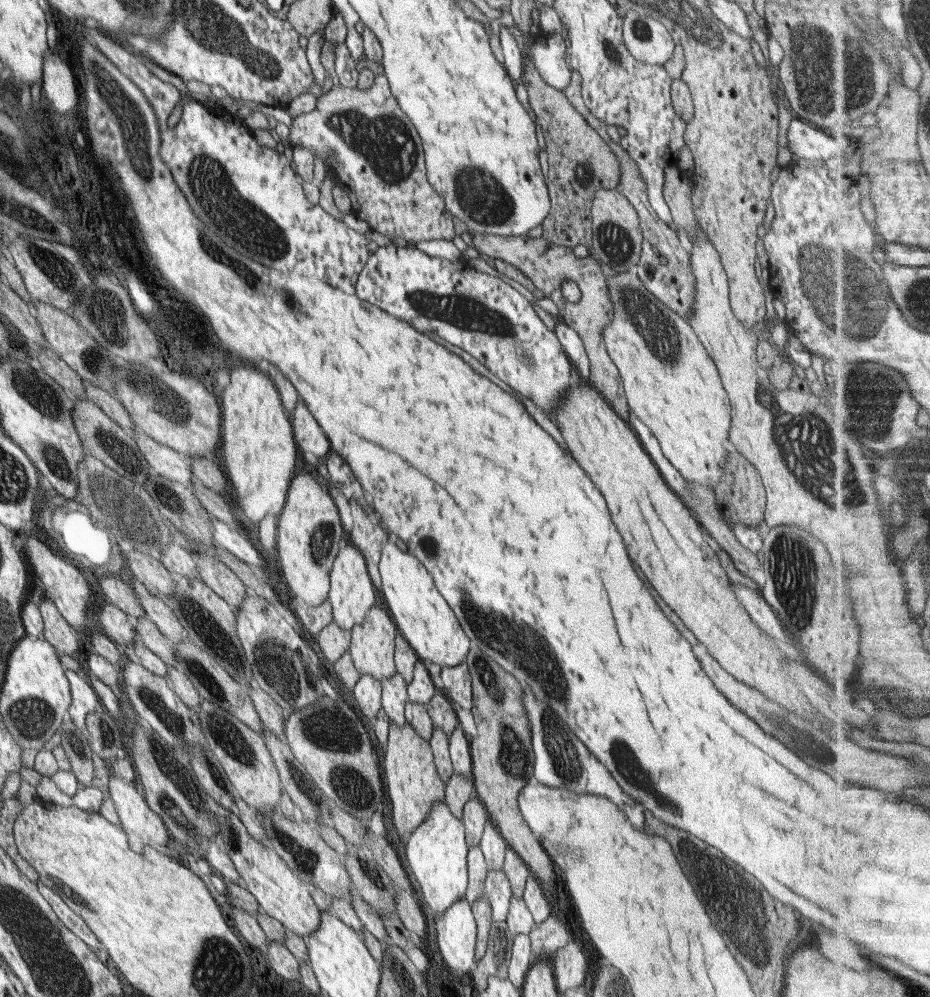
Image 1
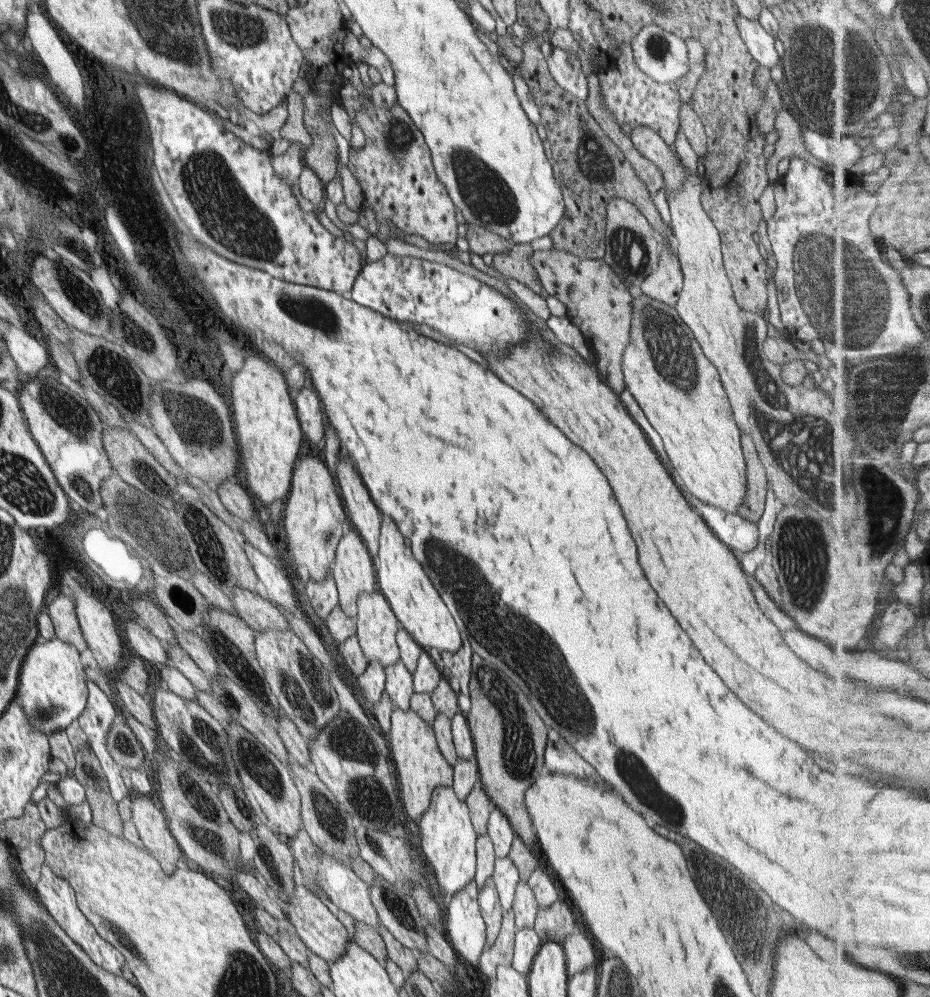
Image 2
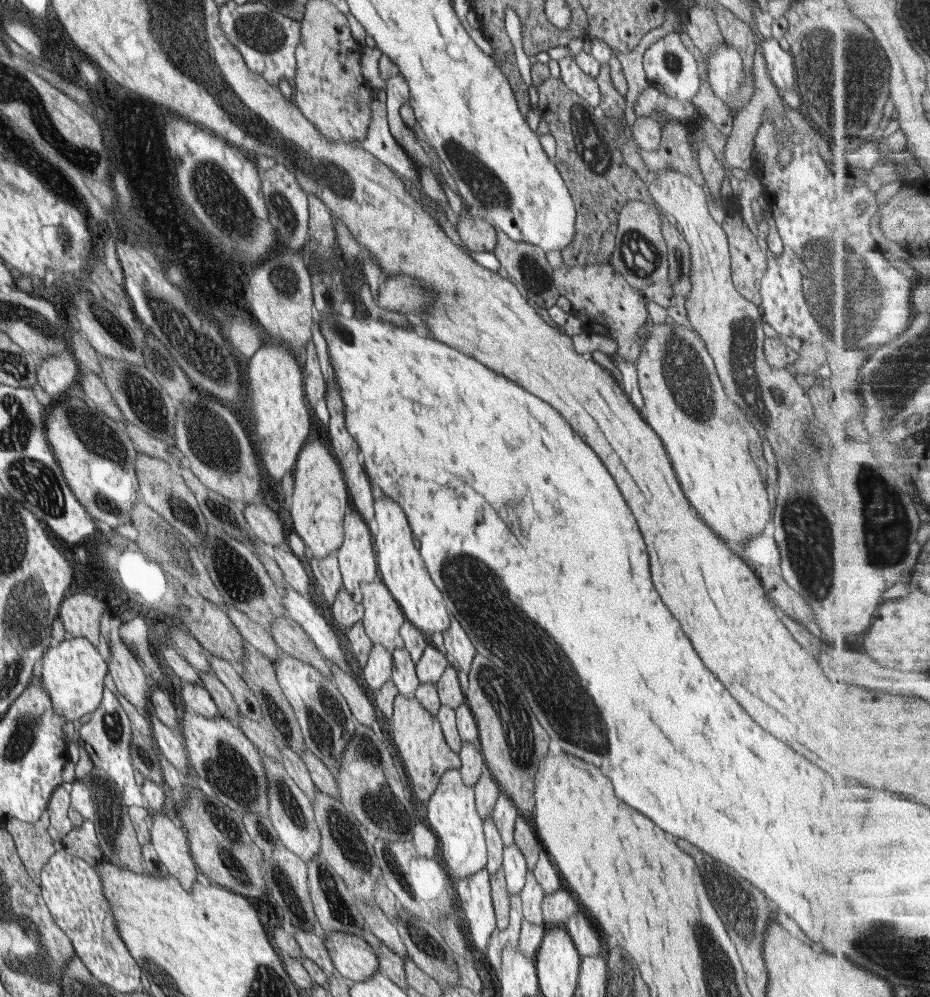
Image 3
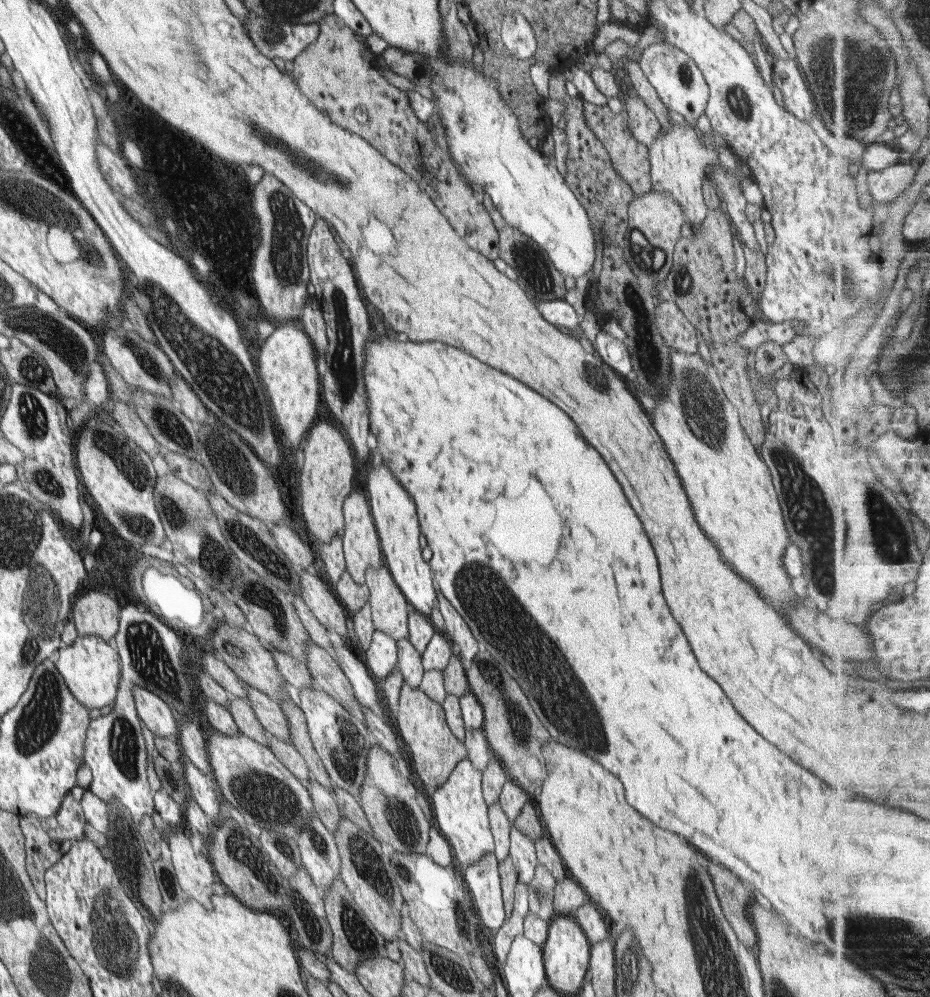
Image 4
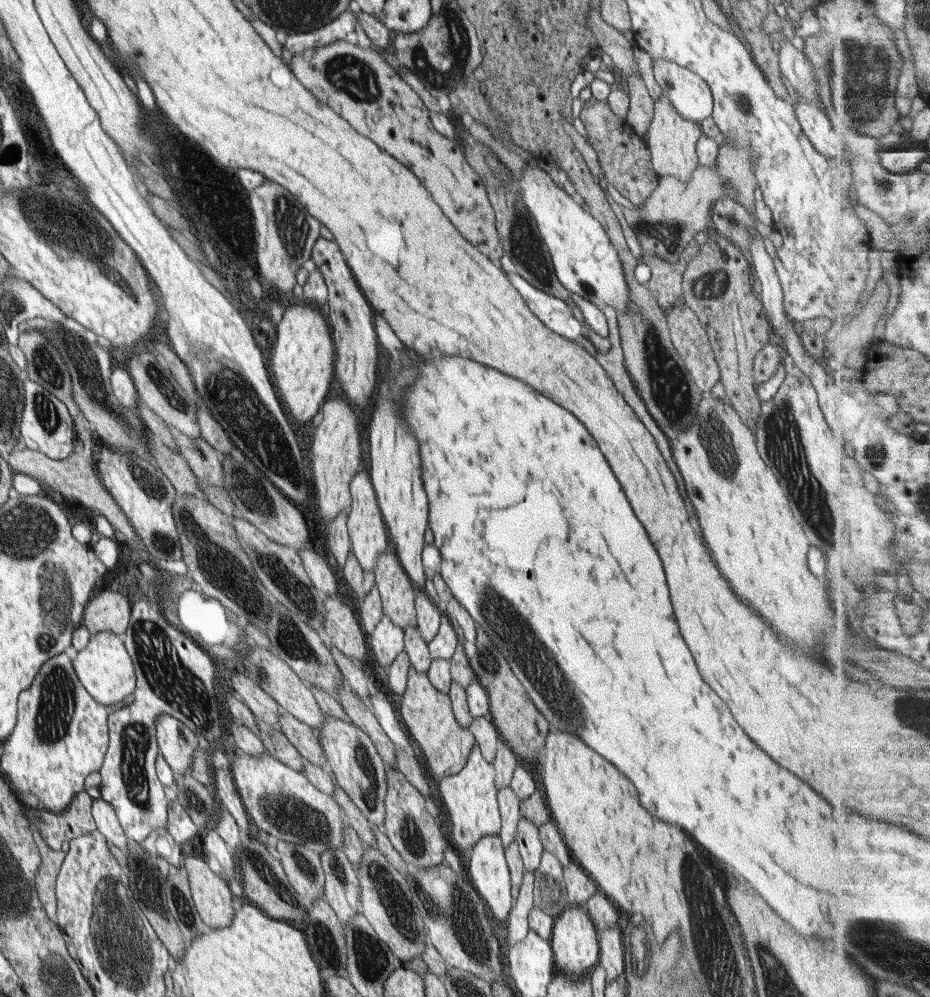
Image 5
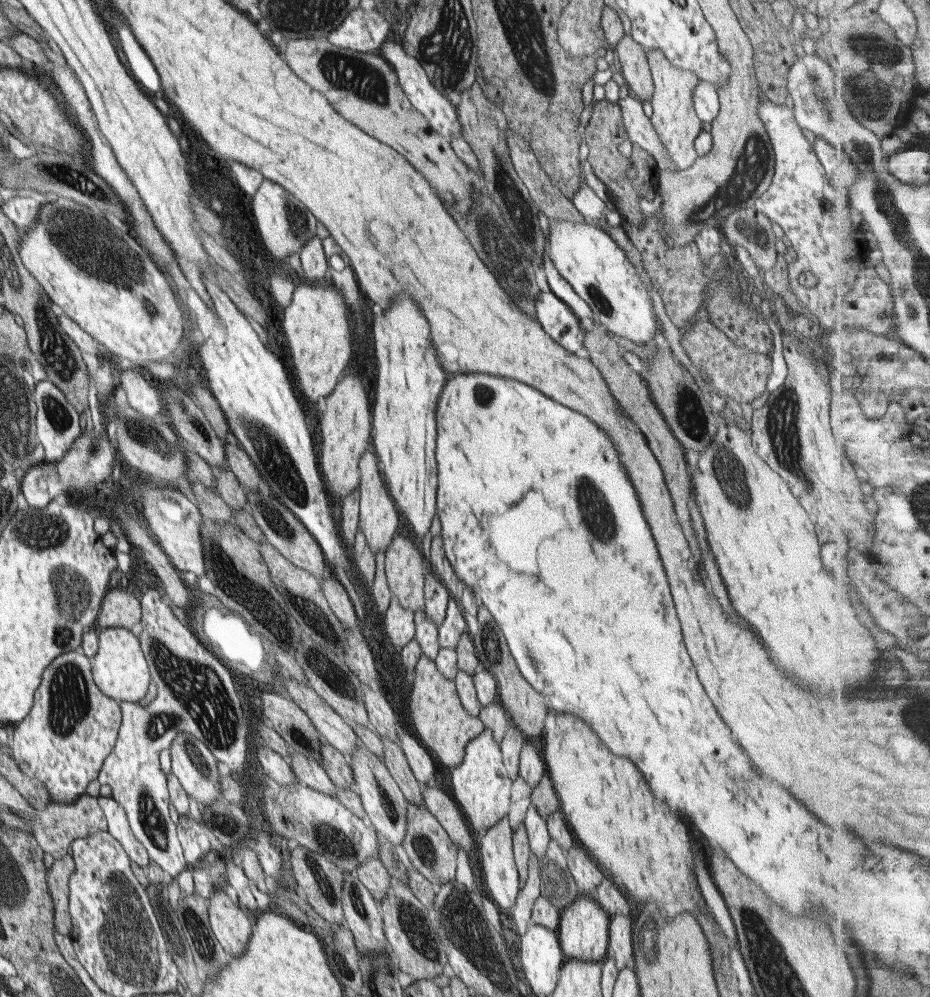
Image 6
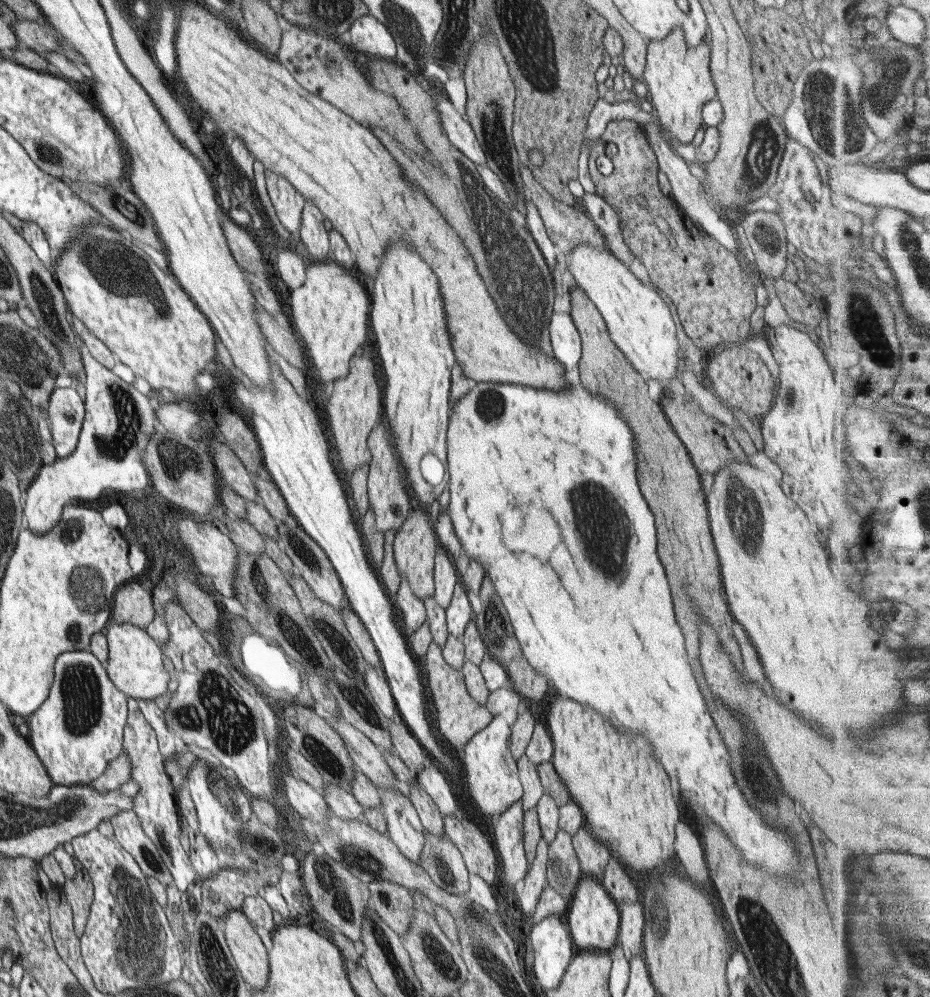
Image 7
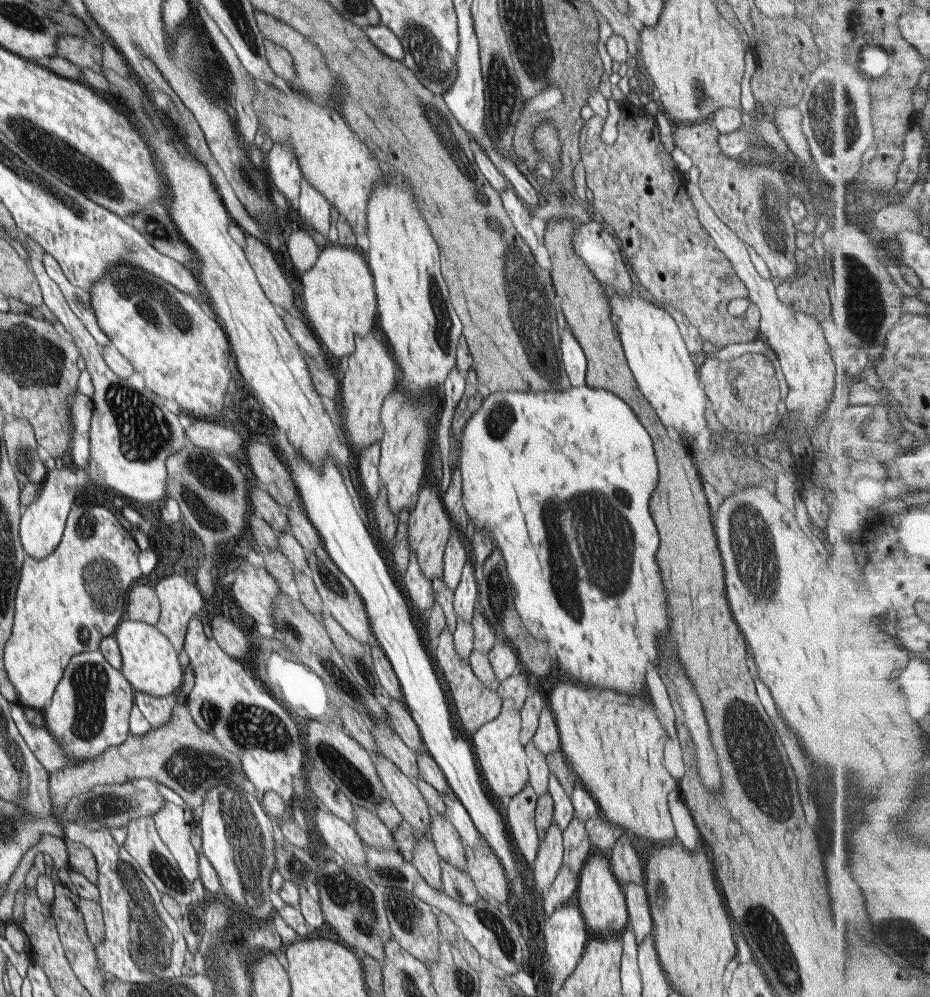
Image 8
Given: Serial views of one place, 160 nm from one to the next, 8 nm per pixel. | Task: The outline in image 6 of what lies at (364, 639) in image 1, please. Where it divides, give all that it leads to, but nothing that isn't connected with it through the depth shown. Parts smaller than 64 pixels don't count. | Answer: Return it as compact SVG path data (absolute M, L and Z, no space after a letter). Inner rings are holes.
M397 533L386 548L384 564L388 586L401 605L414 612L424 609L424 583L428 569L421 546L414 544L412 536Z

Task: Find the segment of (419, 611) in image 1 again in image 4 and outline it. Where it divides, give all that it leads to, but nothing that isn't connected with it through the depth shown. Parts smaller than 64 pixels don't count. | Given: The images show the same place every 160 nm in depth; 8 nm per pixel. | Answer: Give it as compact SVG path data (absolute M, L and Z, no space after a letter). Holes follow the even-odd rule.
M374 457L366 476L366 490L370 499L370 510L380 538L384 564L390 570L398 588L405 594L410 607L430 618L432 607L437 602L437 587L430 564L422 558L420 546L420 522L412 496L404 490L392 469Z

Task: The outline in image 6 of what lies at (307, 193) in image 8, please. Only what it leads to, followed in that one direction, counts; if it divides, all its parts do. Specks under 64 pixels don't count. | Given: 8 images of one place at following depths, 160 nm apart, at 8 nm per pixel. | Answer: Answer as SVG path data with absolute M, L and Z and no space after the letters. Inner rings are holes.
M318 235L305 242L299 254L306 282L318 284L324 279L329 279L331 267L323 249L323 242Z

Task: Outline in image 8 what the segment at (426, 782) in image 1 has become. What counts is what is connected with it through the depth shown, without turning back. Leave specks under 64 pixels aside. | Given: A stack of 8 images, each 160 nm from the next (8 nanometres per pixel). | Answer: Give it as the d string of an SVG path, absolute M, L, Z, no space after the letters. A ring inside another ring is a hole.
M446 625L444 631L438 637L436 649L431 651L431 655L434 656L433 660L436 660L436 666L440 668L440 672L444 674L444 680L448 684L456 722L466 732L466 736L472 736L484 723L494 720L500 714L503 698L497 690L489 689L477 677L477 674L474 674L469 659L463 659L458 654L458 651L454 648L453 635L449 633L449 630L450 628Z

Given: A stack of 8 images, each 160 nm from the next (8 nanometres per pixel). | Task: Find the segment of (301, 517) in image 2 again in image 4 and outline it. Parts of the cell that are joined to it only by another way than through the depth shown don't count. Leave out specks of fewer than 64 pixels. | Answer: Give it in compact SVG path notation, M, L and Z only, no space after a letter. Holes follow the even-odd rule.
M322 418L310 428L308 446L303 451L304 464L300 471L300 514L310 538L316 538L316 542L322 544L328 544L344 530L343 504L354 490L352 478L356 472L353 448L341 428L334 426L334 423L334 420L330 422L330 419Z

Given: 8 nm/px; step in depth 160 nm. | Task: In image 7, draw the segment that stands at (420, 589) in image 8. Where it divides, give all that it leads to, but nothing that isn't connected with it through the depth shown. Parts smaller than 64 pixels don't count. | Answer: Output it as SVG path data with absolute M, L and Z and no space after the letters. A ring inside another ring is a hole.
M402 578L399 589L392 599L396 610L400 612L400 620L406 632L416 632L427 620L426 607L423 600L412 592L408 579Z

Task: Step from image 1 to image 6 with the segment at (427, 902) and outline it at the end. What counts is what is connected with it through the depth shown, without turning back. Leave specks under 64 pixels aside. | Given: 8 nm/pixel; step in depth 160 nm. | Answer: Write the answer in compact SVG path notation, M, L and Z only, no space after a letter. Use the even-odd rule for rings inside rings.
M485 728L476 738L468 741L462 762L450 771L450 795L476 837L507 816L512 784L503 763L500 742L493 737L492 729Z

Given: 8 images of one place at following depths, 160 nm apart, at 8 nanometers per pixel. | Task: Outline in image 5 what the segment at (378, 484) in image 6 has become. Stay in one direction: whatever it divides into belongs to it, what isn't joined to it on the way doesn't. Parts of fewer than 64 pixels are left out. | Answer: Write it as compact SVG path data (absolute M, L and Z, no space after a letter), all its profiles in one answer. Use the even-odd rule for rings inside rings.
M360 468L354 475L350 485L350 495L352 495L352 503L348 514L347 528L352 554L356 556L357 562L360 562L362 570L373 571L380 554L383 554L390 544L387 528L384 526L376 494L374 494L374 487L366 470Z

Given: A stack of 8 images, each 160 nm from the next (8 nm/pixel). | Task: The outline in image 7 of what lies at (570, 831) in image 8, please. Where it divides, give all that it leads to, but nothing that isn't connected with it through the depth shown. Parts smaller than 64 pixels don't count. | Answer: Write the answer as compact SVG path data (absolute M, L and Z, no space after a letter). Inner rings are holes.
M559 829L556 838L549 843L548 881L570 902L582 877L580 861L572 844L573 835Z

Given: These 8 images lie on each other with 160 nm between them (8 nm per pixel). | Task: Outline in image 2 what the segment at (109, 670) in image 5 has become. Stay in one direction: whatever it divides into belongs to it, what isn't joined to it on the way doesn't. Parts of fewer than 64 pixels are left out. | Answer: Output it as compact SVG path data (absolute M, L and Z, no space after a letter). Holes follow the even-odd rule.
M54 638L36 641L26 653L15 700L28 717L28 722L38 730L50 734L70 726L86 708L88 700L87 675L80 661L80 652Z

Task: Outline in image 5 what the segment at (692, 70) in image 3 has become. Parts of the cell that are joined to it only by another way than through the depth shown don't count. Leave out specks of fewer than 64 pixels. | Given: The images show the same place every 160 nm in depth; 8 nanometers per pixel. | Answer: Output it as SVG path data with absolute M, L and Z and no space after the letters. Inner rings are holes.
M652 59L652 63L656 82L685 119L700 123L712 116L711 88L698 74L666 59Z

